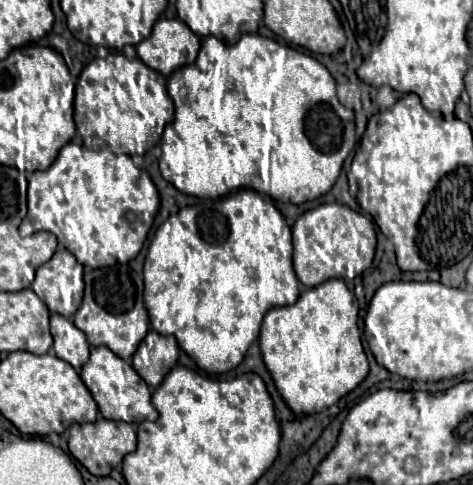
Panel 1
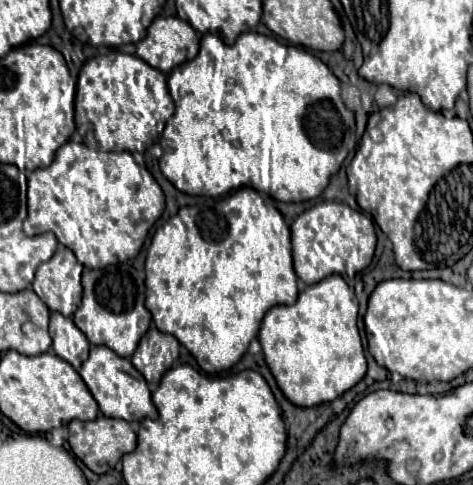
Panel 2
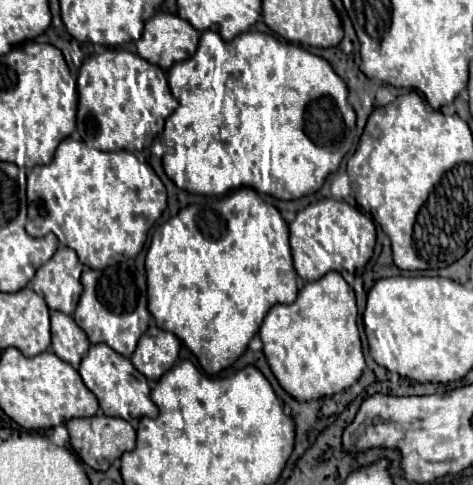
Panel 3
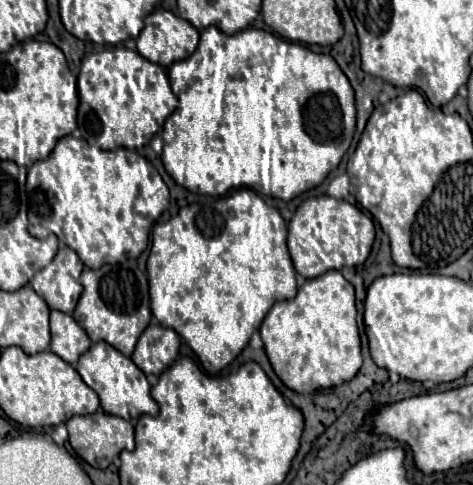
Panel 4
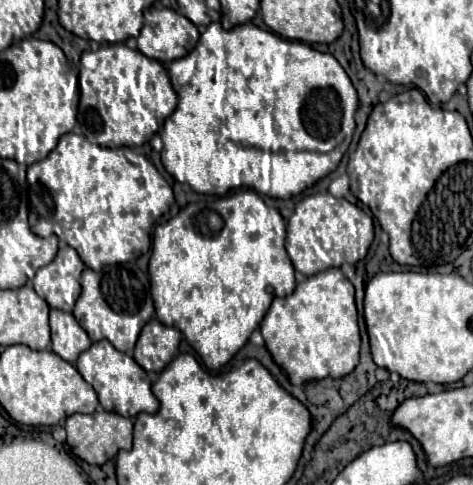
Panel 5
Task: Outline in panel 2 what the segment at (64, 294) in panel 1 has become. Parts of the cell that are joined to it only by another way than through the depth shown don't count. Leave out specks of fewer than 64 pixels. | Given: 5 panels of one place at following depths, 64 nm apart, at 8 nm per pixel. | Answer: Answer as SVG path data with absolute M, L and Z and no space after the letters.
M60 246L54 256L36 270L32 288L54 312L72 316L82 300L82 264L74 252Z

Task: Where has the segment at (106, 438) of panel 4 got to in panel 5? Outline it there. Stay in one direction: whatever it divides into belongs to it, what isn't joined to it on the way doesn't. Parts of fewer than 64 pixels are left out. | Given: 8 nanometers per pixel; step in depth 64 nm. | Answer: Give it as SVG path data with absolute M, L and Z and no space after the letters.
M102 406L96 408L92 414L72 414L66 418L66 434L68 446L74 456L86 460L88 464L104 464L116 456L118 450L132 448L132 420L120 414L108 412Z

